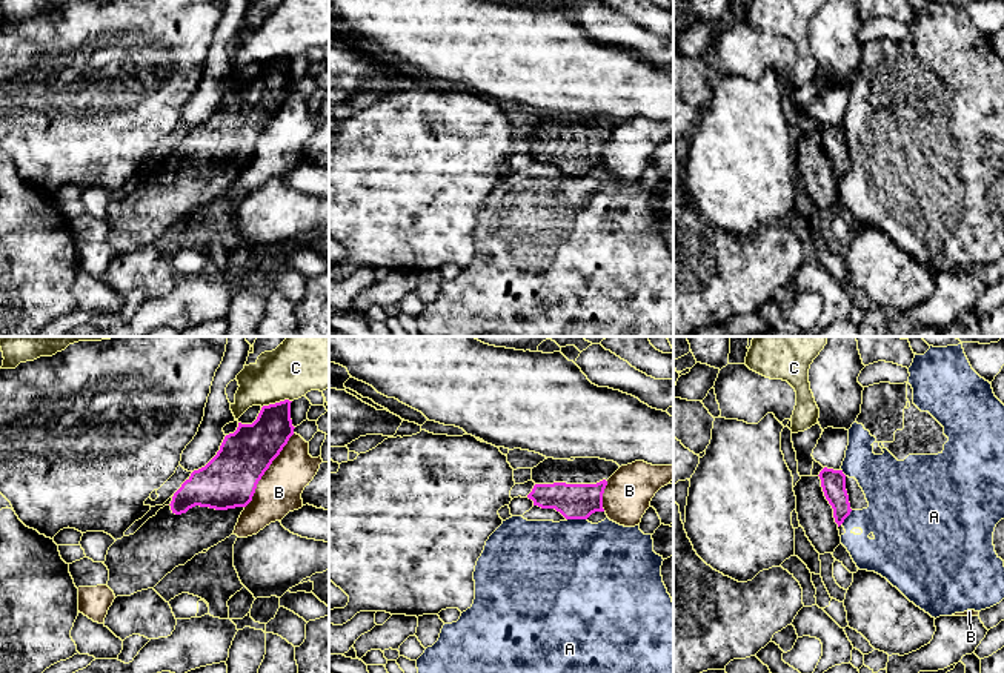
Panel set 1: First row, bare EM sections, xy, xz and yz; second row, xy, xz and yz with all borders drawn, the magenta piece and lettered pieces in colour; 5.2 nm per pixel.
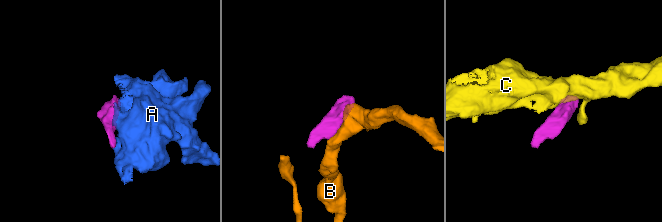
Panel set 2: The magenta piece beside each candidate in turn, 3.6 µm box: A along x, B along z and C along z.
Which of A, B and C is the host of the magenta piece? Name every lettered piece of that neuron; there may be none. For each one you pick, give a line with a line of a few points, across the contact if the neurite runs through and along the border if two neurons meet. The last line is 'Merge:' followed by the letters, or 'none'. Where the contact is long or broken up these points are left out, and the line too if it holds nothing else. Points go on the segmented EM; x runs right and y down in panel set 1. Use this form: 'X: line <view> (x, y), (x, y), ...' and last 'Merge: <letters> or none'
Merge: none

